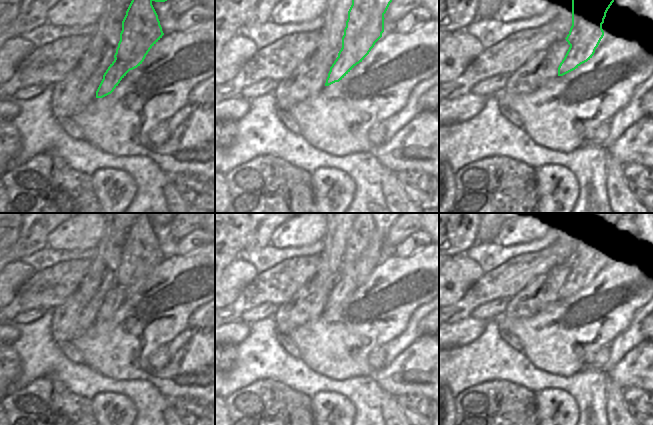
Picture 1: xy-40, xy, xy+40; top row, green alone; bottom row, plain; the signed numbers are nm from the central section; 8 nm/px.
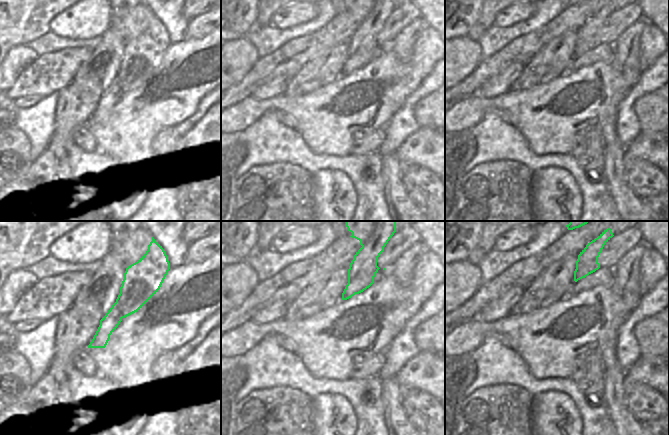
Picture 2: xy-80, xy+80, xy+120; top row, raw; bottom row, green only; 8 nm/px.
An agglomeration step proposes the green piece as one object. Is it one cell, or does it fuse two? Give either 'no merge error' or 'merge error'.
merge error

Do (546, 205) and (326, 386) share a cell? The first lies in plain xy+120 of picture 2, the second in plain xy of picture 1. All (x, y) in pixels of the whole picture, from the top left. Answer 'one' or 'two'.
two

